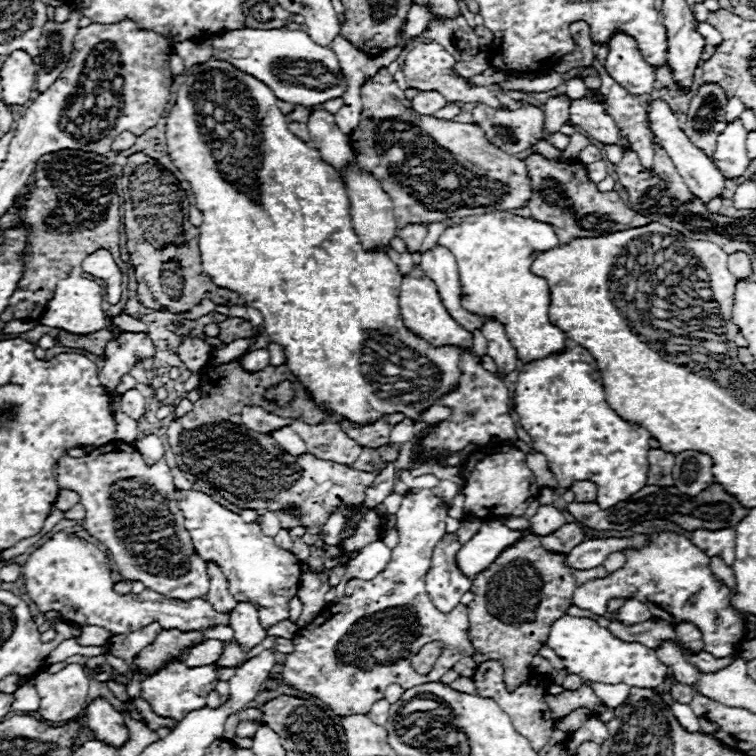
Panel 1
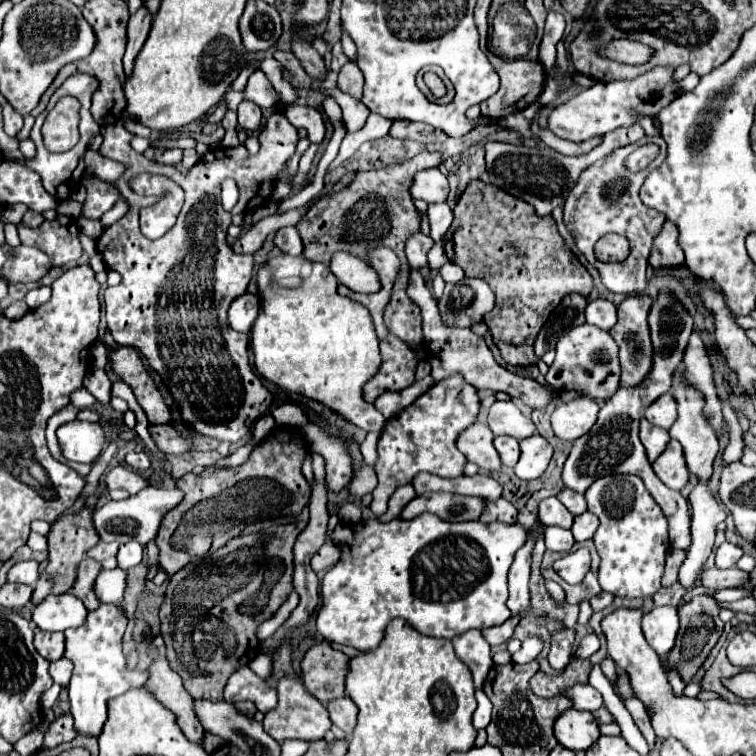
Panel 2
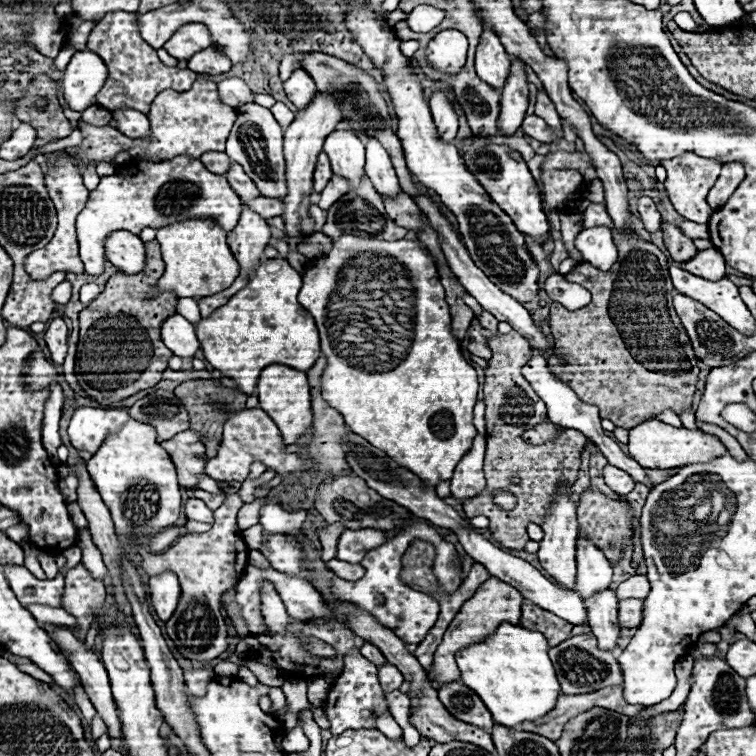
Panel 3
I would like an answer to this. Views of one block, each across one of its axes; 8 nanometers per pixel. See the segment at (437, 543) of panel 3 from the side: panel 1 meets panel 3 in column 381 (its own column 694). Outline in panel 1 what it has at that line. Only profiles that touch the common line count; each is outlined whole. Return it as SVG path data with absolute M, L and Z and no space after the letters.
M654 532L650 538L652 544L648 548L634 552L624 550L628 560L622 570L576 588L572 594L572 604L602 616L610 598L636 598L644 604L648 602L654 614L664 620L690 620L698 624L704 634L704 650L716 658L734 656L738 646L746 640L746 620L730 606L730 588L714 580L710 572L710 558L700 548L690 544L686 536L678 536L674 532Z

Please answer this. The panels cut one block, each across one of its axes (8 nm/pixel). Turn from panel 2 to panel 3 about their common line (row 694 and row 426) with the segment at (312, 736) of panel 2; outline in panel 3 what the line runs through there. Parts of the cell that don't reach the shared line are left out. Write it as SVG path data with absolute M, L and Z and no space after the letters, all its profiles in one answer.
M270 364L260 374L258 398L260 398L260 408L268 412L268 416L278 424L286 444L294 444L312 426L312 400L310 400L310 386L308 386L306 372L282 364Z

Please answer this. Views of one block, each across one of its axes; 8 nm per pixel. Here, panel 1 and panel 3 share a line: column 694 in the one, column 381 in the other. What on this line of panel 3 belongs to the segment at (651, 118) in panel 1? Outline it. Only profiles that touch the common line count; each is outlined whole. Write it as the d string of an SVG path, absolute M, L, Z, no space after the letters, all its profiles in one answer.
M376 138L366 140L366 176L374 184L376 192L382 196L394 198L402 192L390 156Z

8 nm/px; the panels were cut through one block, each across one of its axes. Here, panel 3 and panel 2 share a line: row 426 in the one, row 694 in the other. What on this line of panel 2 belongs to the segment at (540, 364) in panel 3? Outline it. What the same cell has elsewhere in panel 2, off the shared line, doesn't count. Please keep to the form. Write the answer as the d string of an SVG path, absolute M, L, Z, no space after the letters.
M576 684L576 686L568 688L564 692L564 696L568 696L574 702L576 710L590 710L590 712L594 712L594 710L604 706L602 694L596 688L592 688L590 684Z

